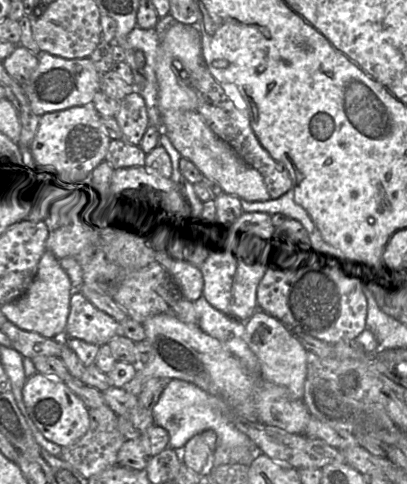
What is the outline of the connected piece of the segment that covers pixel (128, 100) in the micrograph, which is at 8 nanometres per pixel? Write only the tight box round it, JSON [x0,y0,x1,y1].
[115,91,150,146]

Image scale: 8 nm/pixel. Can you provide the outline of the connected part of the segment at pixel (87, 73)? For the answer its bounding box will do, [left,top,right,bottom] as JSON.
[23,51,101,114]

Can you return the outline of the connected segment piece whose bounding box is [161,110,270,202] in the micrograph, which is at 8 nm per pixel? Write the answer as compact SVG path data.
M167 110L163 114L161 129L181 157L191 161L204 177L215 181L225 194L247 202L264 202L270 199L262 175L221 140L197 111Z

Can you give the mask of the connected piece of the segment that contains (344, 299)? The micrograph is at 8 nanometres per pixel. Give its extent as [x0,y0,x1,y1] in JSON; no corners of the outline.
[257,253,366,343]

